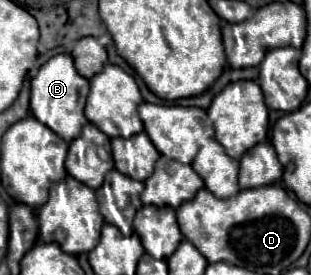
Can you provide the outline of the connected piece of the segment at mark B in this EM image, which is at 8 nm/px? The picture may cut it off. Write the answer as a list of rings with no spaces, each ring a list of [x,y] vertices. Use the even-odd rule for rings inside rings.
[[[60,53],[60,55],[54,55],[48,63],[44,63],[38,75],[32,79],[30,109],[40,123],[48,125],[58,137],[70,143],[80,135],[80,129],[86,123],[86,117],[84,117],[86,97],[88,97],[88,81],[80,77],[80,73],[76,73],[72,55]]]

